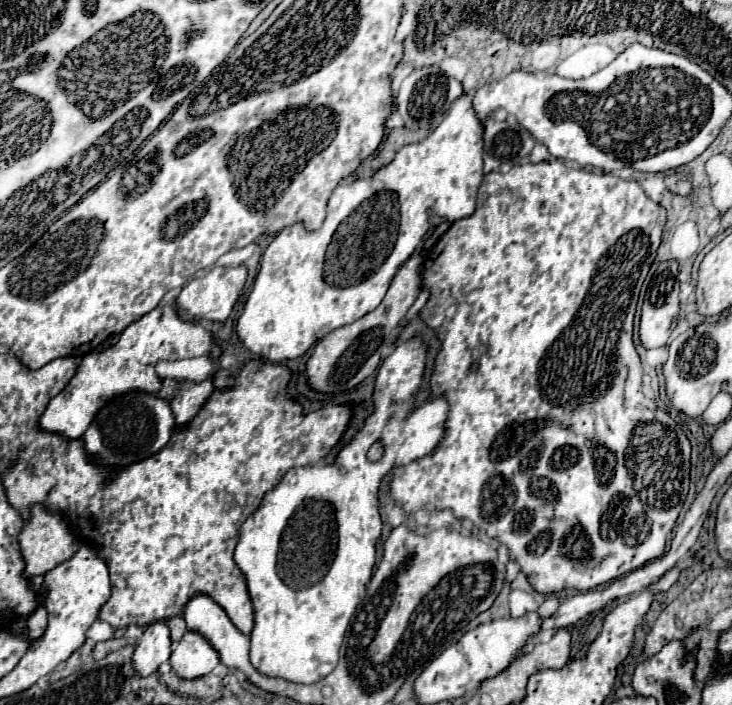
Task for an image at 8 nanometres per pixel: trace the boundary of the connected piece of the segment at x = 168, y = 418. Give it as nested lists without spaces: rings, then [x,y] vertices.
[[[131,390],[119,396],[113,396],[93,418],[85,434],[81,436],[85,444],[87,456],[103,468],[121,470],[135,462],[141,462],[145,458],[155,456],[161,452],[171,434],[177,430],[175,414],[171,410],[171,402],[165,398],[159,398],[155,394],[147,394],[143,390]]]

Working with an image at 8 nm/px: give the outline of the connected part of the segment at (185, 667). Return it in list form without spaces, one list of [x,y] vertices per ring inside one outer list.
[[[187,630],[171,654],[173,672],[181,678],[199,678],[219,664],[217,650],[199,632]]]

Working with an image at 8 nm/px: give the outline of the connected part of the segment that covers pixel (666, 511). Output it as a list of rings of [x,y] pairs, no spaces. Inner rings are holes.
[[[555,160],[555,162],[539,162],[539,164],[525,164],[525,166],[513,166],[507,174],[503,172],[489,172],[485,174],[483,178],[483,184],[479,188],[479,194],[477,194],[477,210],[471,218],[463,218],[459,222],[453,222],[451,228],[445,232],[445,236],[437,242],[435,246],[435,258],[427,258],[425,262],[425,270],[423,270],[423,286],[427,286],[431,290],[431,298],[427,302],[427,306],[421,310],[421,316],[423,320],[437,330],[441,342],[443,342],[443,348],[435,360],[435,370],[433,370],[433,376],[431,376],[431,390],[433,394],[441,394],[445,398],[449,398],[449,404],[451,404],[451,410],[449,410],[449,418],[447,418],[447,430],[445,430],[445,438],[439,442],[439,446],[433,450],[433,454],[425,456],[425,458],[419,458],[415,462],[411,462],[409,466],[401,466],[395,470],[395,480],[391,482],[391,496],[395,498],[397,504],[403,506],[403,510],[407,514],[419,510],[419,508],[451,508],[455,512],[457,518],[469,518],[477,528],[485,530],[485,534],[489,538],[495,538],[497,542],[505,544],[509,548],[509,556],[515,558],[521,566],[521,570],[527,574],[531,586],[541,592],[541,594],[553,594],[553,592],[561,592],[561,590],[591,590],[591,588],[597,588],[605,582],[611,582],[615,578],[621,578],[623,574],[627,572],[633,572],[637,568],[641,568],[643,564],[647,564],[649,560],[655,560],[655,558],[661,558],[663,552],[665,552],[665,544],[667,544],[667,536],[671,534],[673,526],[675,526],[675,520],[683,508],[683,502],[687,498],[687,492],[689,492],[689,472],[691,472],[691,444],[685,436],[685,432],[681,430],[681,426],[663,410],[657,408],[657,404],[651,400],[651,398],[631,398],[627,400],[625,398],[625,388],[623,388],[623,396],[615,392],[611,392],[615,388],[615,378],[621,378],[621,366],[629,366],[631,364],[639,364],[639,354],[633,346],[633,340],[631,340],[631,332],[633,332],[633,314],[635,314],[635,306],[637,306],[637,296],[639,296],[639,290],[641,290],[641,284],[655,260],[655,254],[657,254],[657,248],[659,248],[659,242],[661,242],[661,234],[663,234],[663,216],[665,216],[665,208],[657,202],[653,202],[651,198],[645,196],[643,188],[635,182],[635,180],[621,180],[613,174],[593,174],[593,172],[587,172],[587,170],[573,170],[573,168],[567,168],[561,160]],[[615,246],[615,262],[601,262],[601,258],[609,252],[609,248]],[[607,384],[607,390],[603,392],[601,386]]]

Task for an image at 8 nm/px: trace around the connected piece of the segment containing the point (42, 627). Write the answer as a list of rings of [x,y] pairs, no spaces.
[[[39,606],[31,616],[29,616],[29,638],[31,642],[37,642],[39,638],[43,638],[45,630],[47,630],[47,610],[43,606]]]

